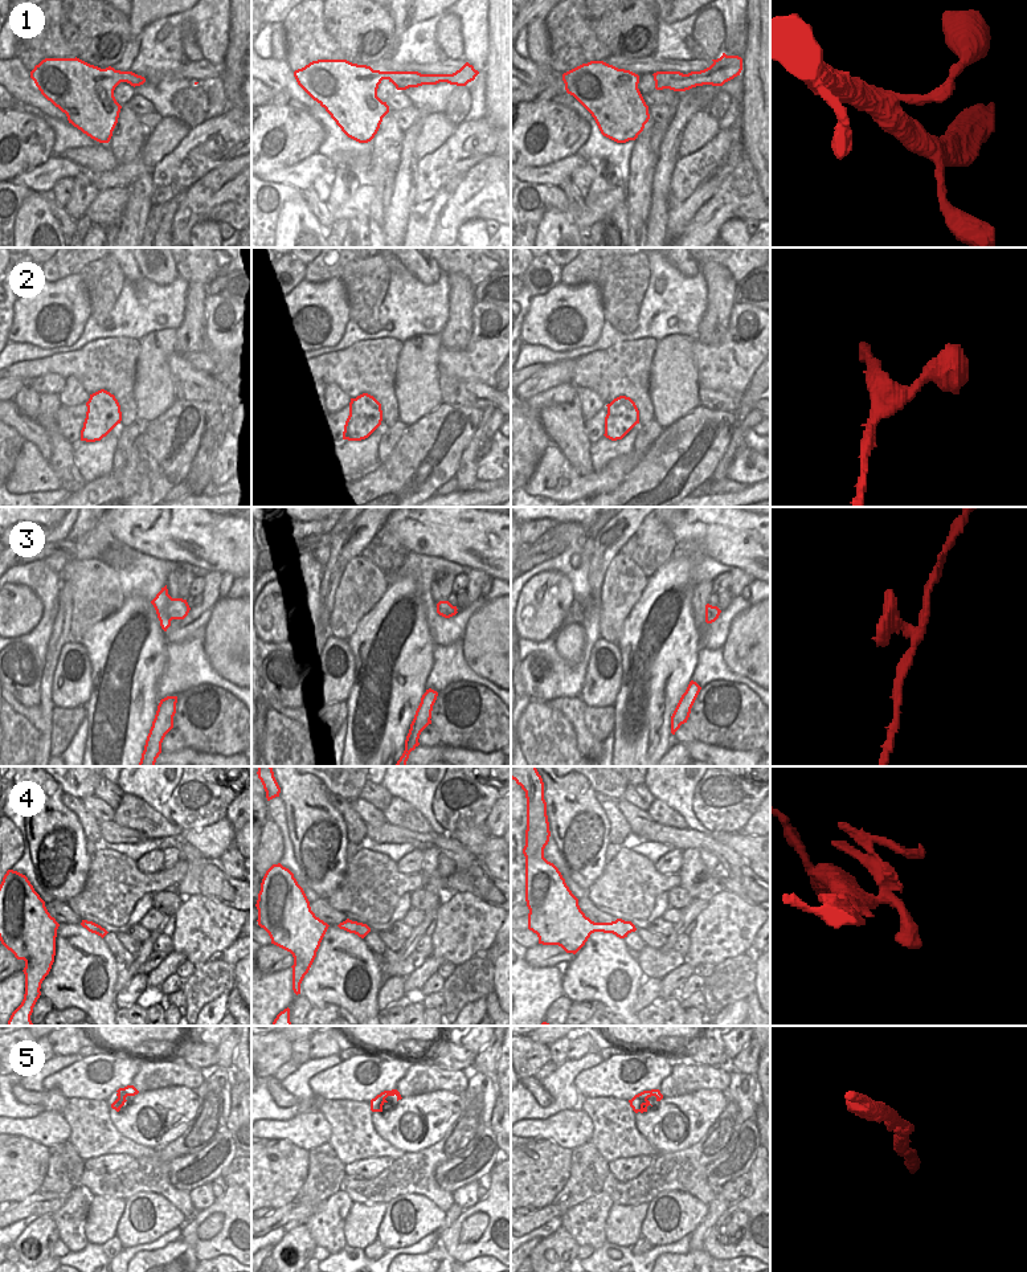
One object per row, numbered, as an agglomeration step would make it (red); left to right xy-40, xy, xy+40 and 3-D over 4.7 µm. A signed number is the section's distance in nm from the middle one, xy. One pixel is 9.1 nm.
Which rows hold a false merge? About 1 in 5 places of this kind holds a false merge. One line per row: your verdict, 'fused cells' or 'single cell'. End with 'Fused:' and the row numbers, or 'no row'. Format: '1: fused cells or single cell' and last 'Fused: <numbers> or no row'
1: single cell
2: single cell
3: single cell
4: single cell
5: single cell
Fused: no row

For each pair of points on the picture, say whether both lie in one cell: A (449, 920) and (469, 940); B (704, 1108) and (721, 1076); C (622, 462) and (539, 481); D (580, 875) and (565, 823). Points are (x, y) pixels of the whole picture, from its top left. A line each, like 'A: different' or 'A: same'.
A: same
B: different
C: same
D: same

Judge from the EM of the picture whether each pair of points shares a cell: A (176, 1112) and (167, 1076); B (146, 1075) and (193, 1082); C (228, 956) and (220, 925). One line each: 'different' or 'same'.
A: different
B: same
C: different

